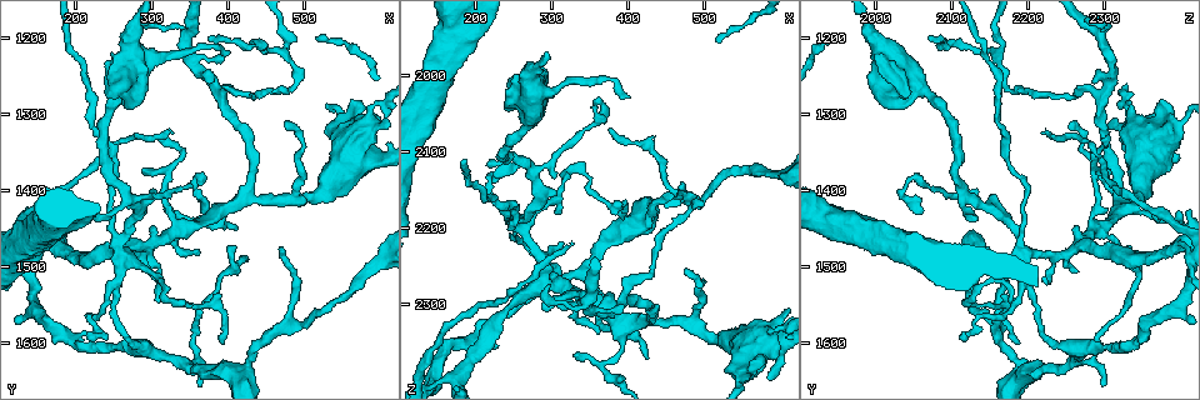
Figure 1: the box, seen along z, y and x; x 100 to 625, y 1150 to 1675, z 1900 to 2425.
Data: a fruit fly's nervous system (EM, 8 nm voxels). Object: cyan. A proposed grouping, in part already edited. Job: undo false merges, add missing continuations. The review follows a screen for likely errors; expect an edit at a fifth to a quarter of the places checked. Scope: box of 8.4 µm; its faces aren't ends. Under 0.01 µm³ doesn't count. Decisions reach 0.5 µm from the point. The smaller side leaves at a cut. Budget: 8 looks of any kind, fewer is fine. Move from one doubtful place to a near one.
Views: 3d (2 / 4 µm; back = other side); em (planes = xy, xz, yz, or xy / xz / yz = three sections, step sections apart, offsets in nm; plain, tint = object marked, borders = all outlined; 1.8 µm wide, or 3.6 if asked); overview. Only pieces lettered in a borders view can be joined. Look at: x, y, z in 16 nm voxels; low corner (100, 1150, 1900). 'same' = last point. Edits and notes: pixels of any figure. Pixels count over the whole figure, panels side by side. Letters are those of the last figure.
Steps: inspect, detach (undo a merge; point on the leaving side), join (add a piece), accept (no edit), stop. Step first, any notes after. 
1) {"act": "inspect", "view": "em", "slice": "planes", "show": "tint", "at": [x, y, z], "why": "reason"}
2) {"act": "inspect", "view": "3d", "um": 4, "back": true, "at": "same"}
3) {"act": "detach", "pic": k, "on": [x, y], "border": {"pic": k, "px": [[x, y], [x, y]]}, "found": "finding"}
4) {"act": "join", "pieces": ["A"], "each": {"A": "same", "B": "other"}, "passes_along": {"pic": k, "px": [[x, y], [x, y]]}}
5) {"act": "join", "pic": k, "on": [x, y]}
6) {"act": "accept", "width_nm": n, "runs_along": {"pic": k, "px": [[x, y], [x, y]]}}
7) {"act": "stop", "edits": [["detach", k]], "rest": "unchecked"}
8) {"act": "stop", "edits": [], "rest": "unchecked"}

{"act": "inspect", "view": "3d", "um": 2, "at": [365, 1435, 2060], "why": "thin end"}

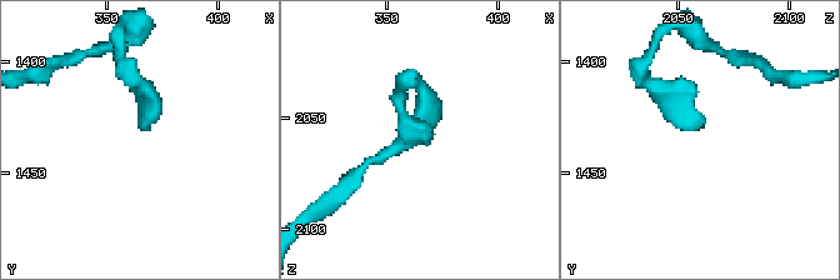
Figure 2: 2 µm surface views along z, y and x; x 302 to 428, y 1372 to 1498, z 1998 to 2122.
{"act": "inspect", "view": "em", "slice": "planes", "show": "tint", "at": [366, 1431, 2058], "why": "now the EM"}

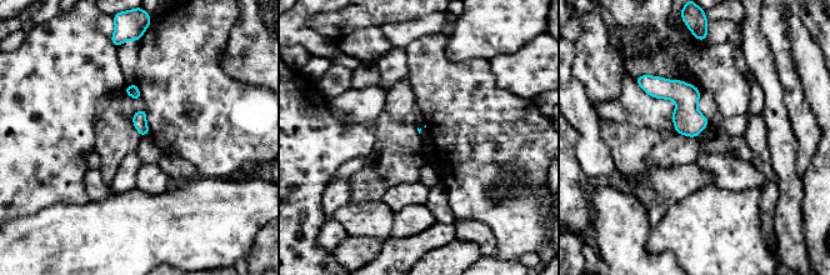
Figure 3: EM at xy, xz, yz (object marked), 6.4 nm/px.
{"act": "inspect", "view": "em", "slice": "planes", "show": "borders", "at": "same", "why": "what lies round it"}

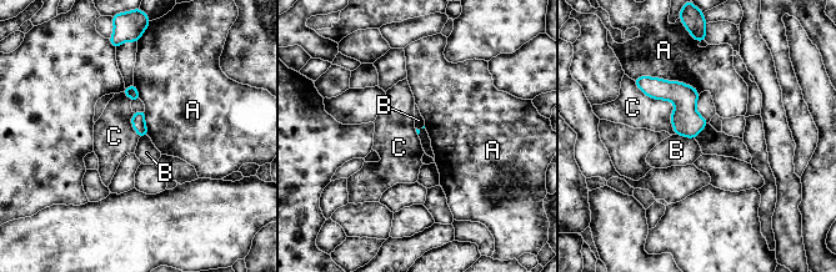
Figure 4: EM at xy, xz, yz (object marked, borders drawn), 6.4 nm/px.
{"act": "accept", "each": {"A": "other", "B": "other", "C": "other"}, "found": "none of them fits"}

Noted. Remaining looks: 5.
{"act": "inspect", "view": "3d", "um": 2, "at": [475, 1220, 2160], "why": "three arms meet"}

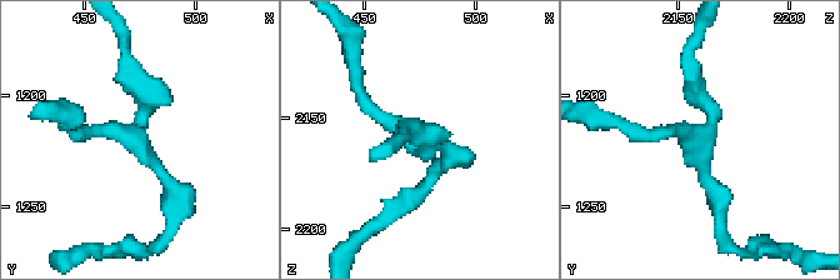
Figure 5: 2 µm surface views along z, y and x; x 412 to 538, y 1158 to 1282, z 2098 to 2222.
{"act": "inspect", "view": "em", "slice": "planes", "show": "borders", "at": [474, 1220, 2157], "arms": 3, "why": "now the EM"}

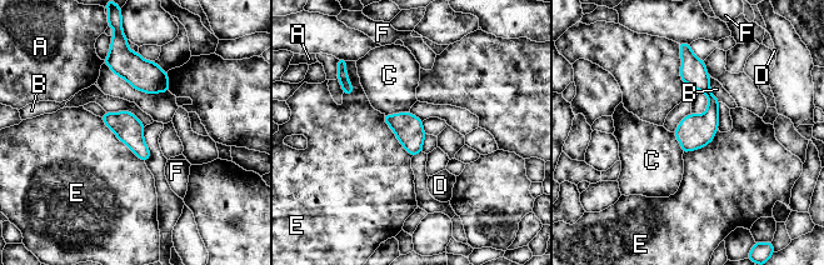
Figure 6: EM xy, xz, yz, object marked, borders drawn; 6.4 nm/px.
{"act": "accept", "each": {"A": "other", "B": "other", "C": "other", "D": "other", "E": "other", "F": "other"}, "runs_along": {"pic": 6, "px": [[685, 55], [712, 99], [689, 148]]}, "found": "continuous, no second neuron"}

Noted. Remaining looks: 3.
{"act": "inspect", "view": "em", "slice": "xz", "step": 8, "show": "borders", "at": [260, 1485, 2195], "why": "sharp bend"}

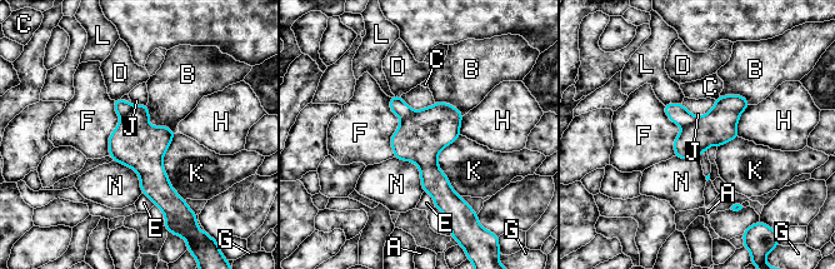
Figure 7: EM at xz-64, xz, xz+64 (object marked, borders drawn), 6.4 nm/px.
{"act": "inspect", "view": "em", "slice": "xy", "step": 16, "show": "borders", "at": "same"}

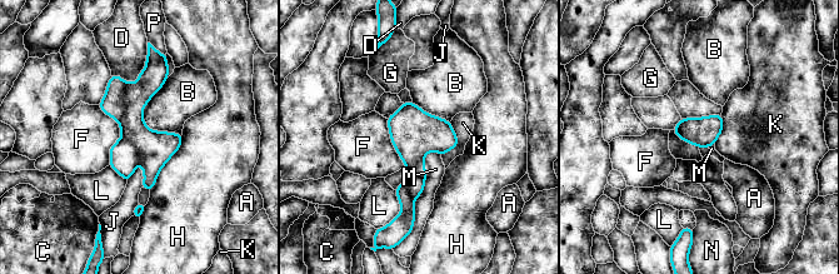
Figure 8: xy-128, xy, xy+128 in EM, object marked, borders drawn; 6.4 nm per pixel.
{"act": "detach", "pic": 8, "on": [113, 104], "longest_contact_nm": ["M", 500], "each": {"A": "other", "B": "other", "C": "other", "D": "other", "F": "other", "G": "other", "H": "other", "J": "other", "K": "other", "L": "other", "M": "other", "N": "other", "P": "other"}, "border": {"pic": 8, "px": [[128, 83], [124, 115], [119, 123]]}, "found": "two neurons meet here"}

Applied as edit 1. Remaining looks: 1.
{"act": "stop", "edits": [["detach", 8]], "rest": "unchecked"}

